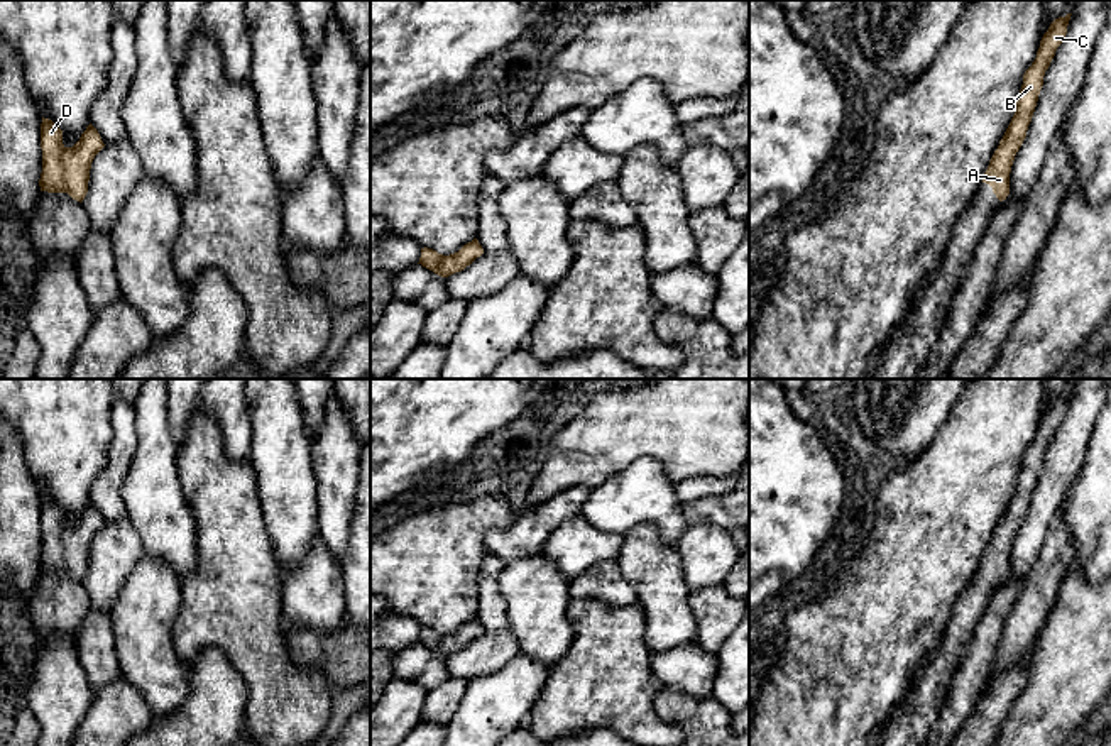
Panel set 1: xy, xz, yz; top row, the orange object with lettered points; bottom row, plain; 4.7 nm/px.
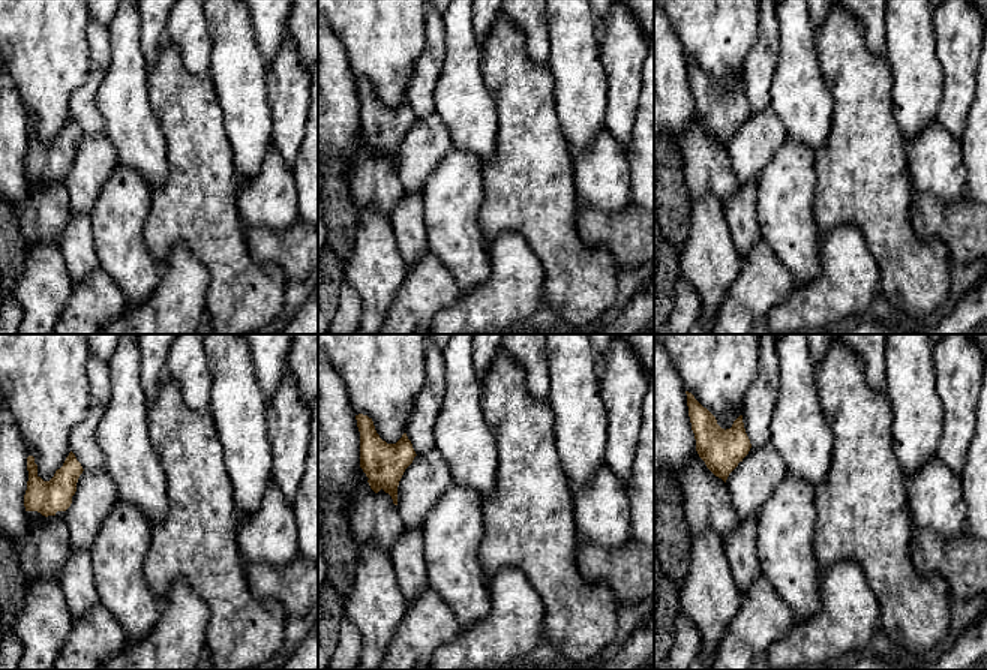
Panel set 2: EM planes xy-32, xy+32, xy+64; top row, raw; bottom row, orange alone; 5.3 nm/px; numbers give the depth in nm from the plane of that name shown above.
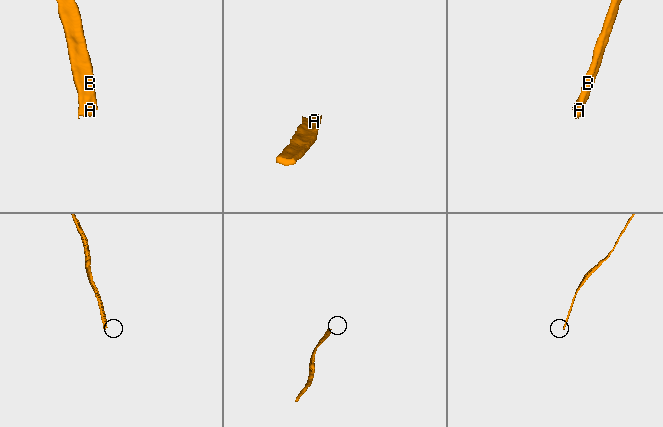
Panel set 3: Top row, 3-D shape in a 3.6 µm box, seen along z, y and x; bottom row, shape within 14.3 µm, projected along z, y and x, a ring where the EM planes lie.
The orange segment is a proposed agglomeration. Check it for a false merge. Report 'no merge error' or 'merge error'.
no merge error

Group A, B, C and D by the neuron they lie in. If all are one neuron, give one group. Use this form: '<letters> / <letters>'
A B C D

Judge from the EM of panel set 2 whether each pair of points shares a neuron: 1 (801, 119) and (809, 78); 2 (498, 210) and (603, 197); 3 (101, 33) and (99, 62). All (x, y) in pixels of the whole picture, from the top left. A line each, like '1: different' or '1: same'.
1: same
2: different
3: same

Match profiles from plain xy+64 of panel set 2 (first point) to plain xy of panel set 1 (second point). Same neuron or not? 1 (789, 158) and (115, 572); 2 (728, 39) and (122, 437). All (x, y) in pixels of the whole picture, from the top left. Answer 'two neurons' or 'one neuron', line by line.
1: two neurons
2: two neurons

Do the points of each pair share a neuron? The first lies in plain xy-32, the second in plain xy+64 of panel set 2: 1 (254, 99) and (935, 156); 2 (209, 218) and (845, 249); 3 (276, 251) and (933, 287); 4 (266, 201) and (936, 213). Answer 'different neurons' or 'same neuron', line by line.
1: different neurons
2: different neurons
3: different neurons
4: different neurons

